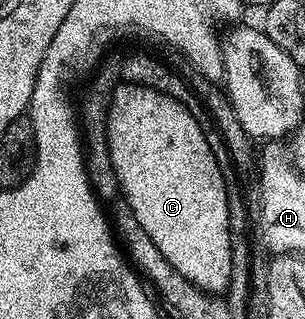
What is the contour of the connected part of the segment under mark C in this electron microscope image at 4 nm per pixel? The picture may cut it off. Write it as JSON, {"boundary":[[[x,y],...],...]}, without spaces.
{"boundary":[[[135,81],[121,82],[113,91],[112,102],[108,105],[108,152],[110,161],[114,165],[119,194],[122,196],[123,202],[130,205],[134,217],[138,217],[138,225],[142,225],[142,229],[146,229],[146,237],[150,237],[150,241],[154,241],[154,245],[158,245],[158,253],[162,253],[162,257],[166,261],[170,261],[170,265],[174,269],[178,269],[178,273],[182,273],[182,277],[189,279],[193,287],[198,287],[205,293],[227,292],[228,284],[232,282],[232,229],[228,226],[230,209],[226,197],[226,181],[222,181],[222,169],[218,165],[218,161],[214,161],[210,141],[206,141],[206,133],[198,125],[198,121],[190,113],[190,109],[186,109],[184,103],[180,103],[174,97],[161,91],[142,87]]]}

